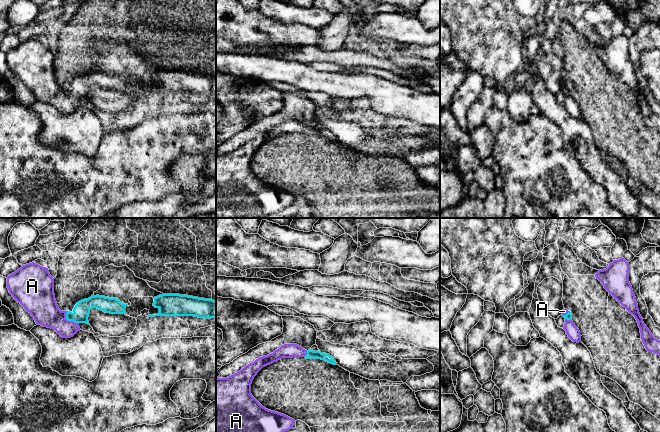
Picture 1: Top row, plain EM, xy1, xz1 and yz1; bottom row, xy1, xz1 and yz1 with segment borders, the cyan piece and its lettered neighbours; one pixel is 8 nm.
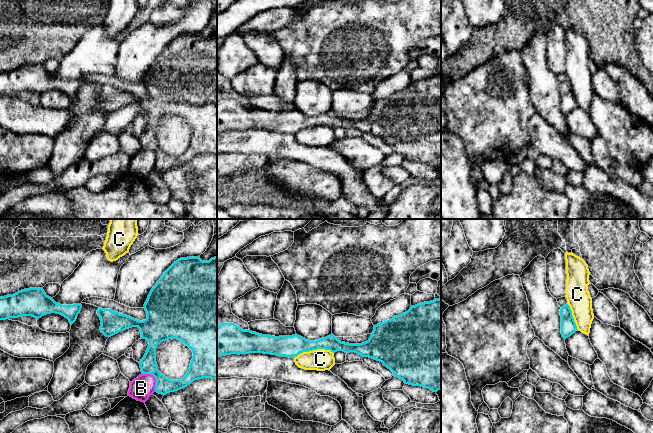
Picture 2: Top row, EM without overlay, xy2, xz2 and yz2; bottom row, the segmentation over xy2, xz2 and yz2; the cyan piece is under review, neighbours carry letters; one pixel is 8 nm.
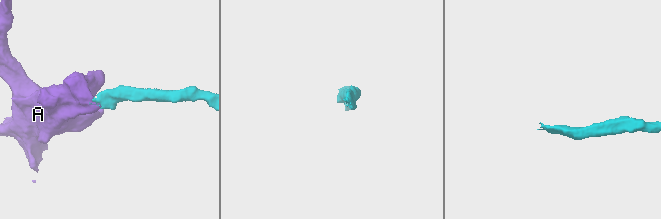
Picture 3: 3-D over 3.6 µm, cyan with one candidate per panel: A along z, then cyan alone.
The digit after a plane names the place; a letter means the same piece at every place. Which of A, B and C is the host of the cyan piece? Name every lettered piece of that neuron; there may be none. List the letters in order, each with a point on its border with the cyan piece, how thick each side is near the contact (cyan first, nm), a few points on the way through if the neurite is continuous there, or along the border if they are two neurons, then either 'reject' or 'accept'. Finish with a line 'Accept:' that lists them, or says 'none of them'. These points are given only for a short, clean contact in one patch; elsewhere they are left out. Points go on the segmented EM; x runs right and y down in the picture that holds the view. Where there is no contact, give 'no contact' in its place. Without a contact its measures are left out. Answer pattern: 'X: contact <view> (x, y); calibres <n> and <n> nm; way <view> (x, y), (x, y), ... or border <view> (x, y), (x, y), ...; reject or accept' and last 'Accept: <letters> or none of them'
A: contact xy1 (69, 320); calibres 130 and 240 nm; way xy1 (82, 309), (69, 320), (57, 320), (42, 305); accept
B: contact xy2 (155, 377); calibres 140 and 190 nm; reject
C: contact xz2 (313, 349); calibres 180 and 170 nm; reject
Accept: A

